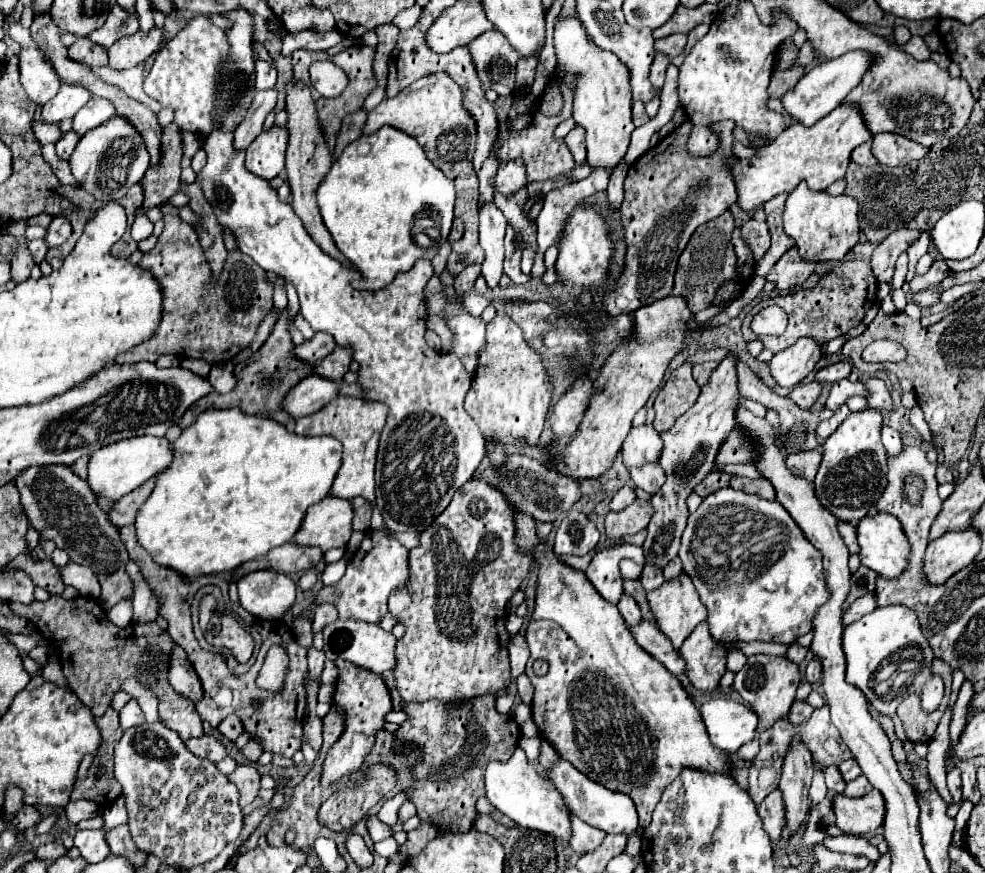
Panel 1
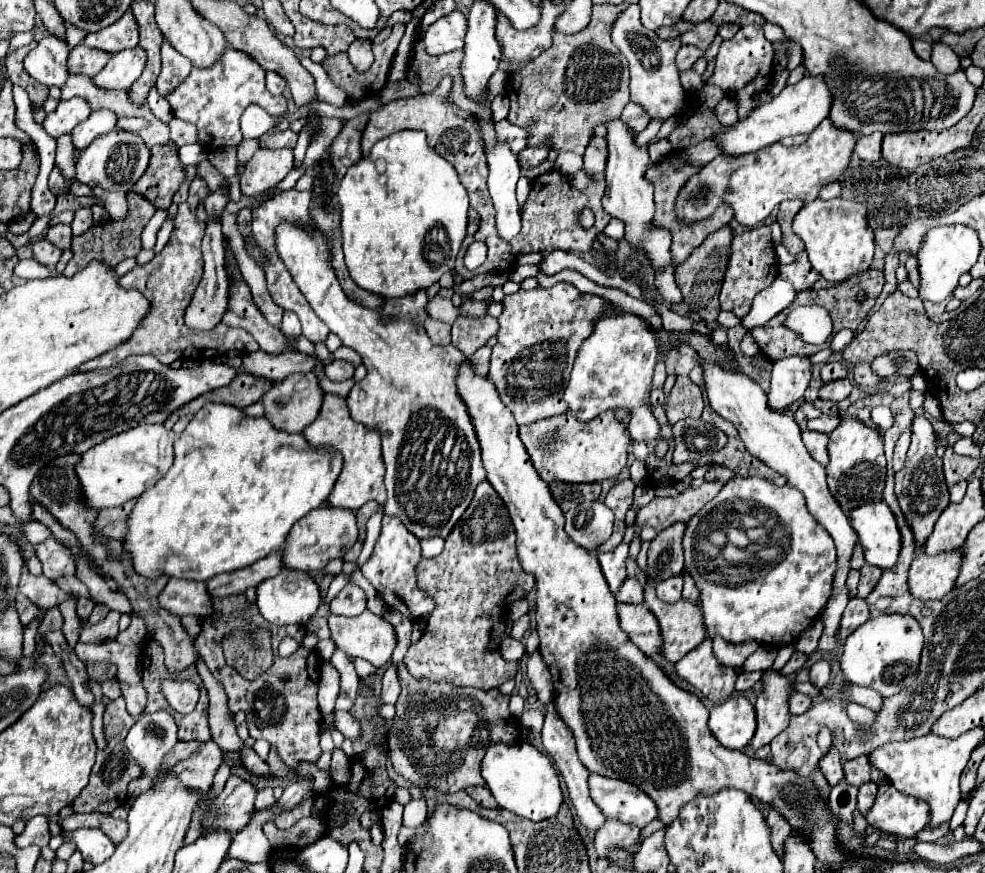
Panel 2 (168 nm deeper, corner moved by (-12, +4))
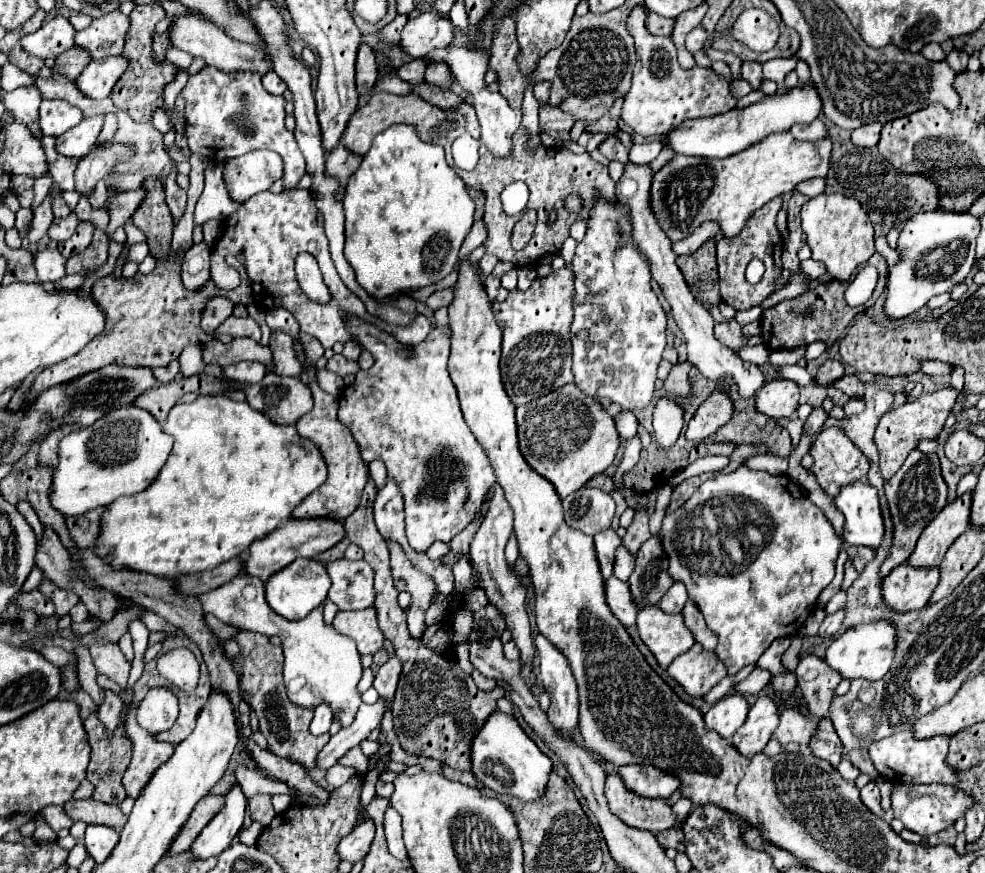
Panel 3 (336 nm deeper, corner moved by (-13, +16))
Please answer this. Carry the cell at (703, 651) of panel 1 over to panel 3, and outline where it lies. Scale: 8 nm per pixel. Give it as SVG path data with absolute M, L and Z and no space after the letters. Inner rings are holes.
M693 644L689 652L675 658L667 672L689 696L697 698L705 696L721 678L727 676L725 664L713 652L705 652L701 644Z

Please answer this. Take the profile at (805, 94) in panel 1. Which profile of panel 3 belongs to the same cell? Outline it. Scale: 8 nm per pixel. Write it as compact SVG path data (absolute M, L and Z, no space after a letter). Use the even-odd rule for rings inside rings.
M797 84L789 90L789 94L773 94L767 96L763 102L753 104L749 108L731 110L727 114L711 116L711 118L695 118L685 120L679 128L673 128L665 134L663 146L671 148L675 154L683 156L703 156L703 158L727 158L737 154L759 140L767 138L769 134L789 130L793 124L809 124L821 114L821 98L813 84Z

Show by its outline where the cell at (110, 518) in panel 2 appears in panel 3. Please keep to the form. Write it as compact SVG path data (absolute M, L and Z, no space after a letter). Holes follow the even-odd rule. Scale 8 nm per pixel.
M95 508L87 514L67 518L69 536L77 548L89 548L95 544L95 540L99 536L99 518L101 518L103 510L105 508Z

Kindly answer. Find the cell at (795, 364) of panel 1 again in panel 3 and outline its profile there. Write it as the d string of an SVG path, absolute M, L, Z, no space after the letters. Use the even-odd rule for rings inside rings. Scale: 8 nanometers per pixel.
M773 380L757 392L755 408L773 420L787 420L799 402L799 386L793 380Z

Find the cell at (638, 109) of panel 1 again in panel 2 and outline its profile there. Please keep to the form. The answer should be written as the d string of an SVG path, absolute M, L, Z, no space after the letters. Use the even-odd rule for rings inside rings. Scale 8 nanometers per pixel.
M628 102L622 116L620 116L628 126L630 130L634 130L636 134L642 132L650 120L646 120L646 112L642 112L642 106L640 104L634 104L634 102Z

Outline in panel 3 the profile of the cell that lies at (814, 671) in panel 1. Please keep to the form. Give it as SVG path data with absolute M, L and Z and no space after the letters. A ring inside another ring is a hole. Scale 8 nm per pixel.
M809 654L801 658L797 670L797 686L803 692L807 708L813 716L828 716L833 690L843 680L835 670L831 670L821 658Z

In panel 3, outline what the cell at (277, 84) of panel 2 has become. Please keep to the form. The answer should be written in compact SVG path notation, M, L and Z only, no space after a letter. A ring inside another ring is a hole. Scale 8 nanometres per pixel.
M273 70L263 76L263 86L265 86L265 90L269 94L275 94L275 96L279 96L279 94L283 94L287 90L287 86L283 84L283 80Z

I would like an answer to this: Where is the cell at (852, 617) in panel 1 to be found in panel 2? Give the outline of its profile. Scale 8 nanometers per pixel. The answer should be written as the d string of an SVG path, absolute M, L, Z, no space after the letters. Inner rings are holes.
M852 598L844 610L842 622L840 622L840 636L842 640L852 634L860 624L864 624L870 618L870 612L866 608L866 600L862 598Z

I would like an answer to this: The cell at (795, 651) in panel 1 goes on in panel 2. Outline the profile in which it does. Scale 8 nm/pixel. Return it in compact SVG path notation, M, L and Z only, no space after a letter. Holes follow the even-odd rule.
M795 651L789 661L785 664L785 666L780 670L782 674L790 675L792 673L796 673L800 669L804 667L806 662L806 655L802 652Z

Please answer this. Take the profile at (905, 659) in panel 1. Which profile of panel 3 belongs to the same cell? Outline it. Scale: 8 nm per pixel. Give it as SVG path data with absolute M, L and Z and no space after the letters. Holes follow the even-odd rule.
M881 620L871 624L859 624L845 630L841 636L837 636L827 648L823 660L829 664L831 670L839 672L847 680L855 680L855 678L879 680L891 668L891 662L895 656L895 642L897 642L897 634L889 622Z

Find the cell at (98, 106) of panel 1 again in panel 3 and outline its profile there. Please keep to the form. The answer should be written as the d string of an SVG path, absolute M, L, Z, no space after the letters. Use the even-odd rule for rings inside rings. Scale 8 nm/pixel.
M103 116L85 118L79 122L79 126L67 130L55 140L55 150L67 158L83 158L93 148L101 128L103 128Z

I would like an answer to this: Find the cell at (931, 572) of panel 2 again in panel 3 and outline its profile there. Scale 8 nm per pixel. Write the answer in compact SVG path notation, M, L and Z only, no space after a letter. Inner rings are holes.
M901 564L883 580L885 606L895 614L921 610L929 602L937 582L939 568L921 570Z

